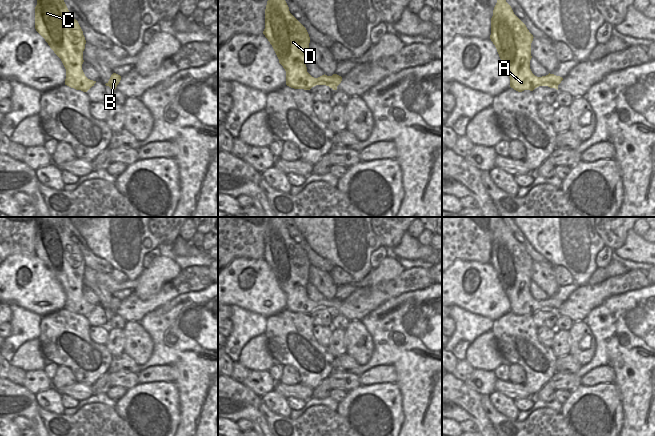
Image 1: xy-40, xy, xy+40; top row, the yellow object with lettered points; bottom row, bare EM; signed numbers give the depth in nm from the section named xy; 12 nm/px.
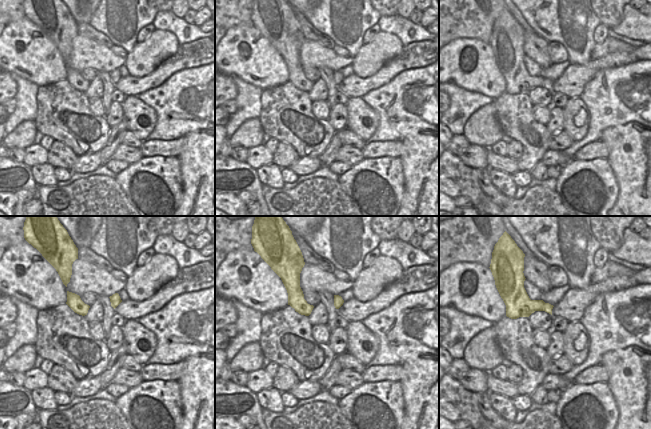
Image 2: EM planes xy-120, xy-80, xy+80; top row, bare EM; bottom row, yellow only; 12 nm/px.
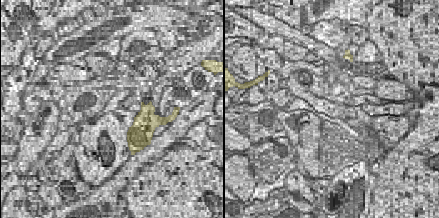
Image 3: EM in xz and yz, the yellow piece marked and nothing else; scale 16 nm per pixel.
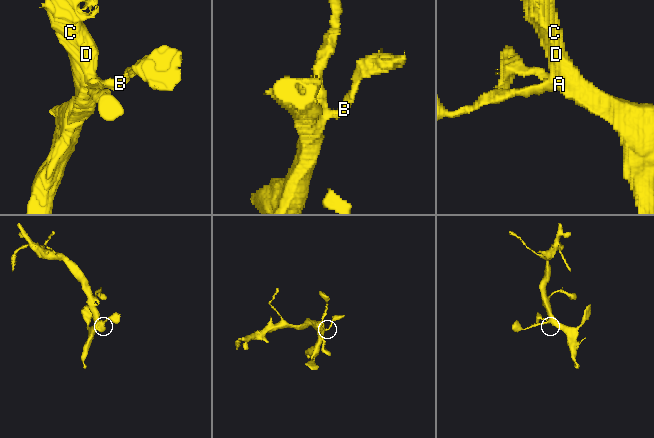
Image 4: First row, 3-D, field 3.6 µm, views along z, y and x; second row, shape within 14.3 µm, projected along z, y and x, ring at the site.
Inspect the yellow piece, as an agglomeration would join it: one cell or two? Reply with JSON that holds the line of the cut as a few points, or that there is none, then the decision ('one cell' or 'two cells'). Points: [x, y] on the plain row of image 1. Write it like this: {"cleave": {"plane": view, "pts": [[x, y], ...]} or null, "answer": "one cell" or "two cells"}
{"cleave": null, "answer": "one cell"}

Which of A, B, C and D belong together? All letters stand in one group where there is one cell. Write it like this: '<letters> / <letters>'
A B C D

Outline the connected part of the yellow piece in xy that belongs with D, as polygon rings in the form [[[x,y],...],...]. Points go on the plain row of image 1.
[[[282,217],[269,219],[263,258],[286,295],[287,310],[310,314],[316,309],[326,309],[337,314],[342,305],[341,300],[324,298],[314,302],[307,296],[310,261],[306,252],[290,237]]]

